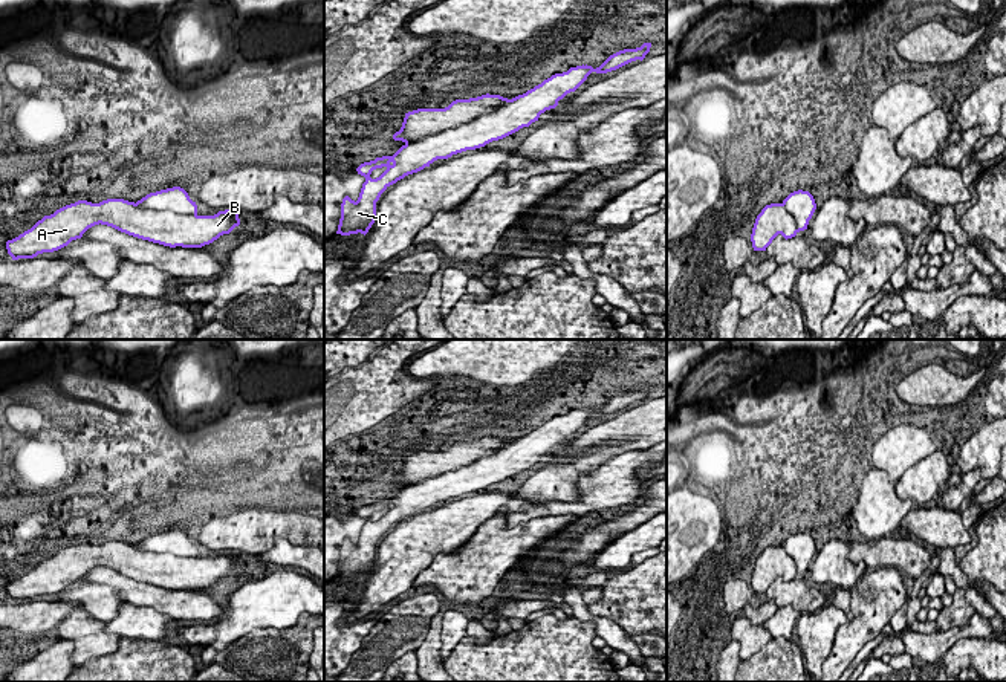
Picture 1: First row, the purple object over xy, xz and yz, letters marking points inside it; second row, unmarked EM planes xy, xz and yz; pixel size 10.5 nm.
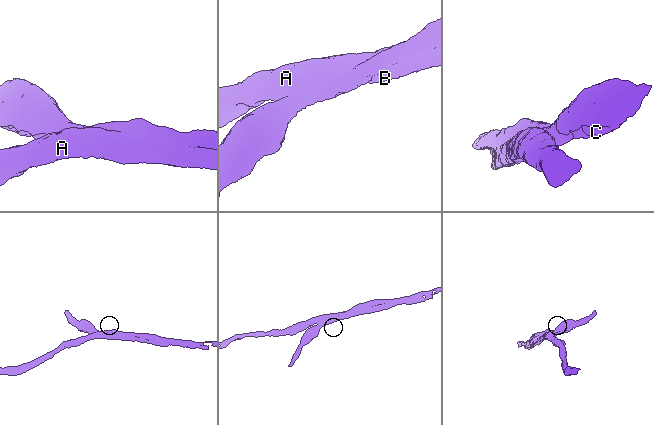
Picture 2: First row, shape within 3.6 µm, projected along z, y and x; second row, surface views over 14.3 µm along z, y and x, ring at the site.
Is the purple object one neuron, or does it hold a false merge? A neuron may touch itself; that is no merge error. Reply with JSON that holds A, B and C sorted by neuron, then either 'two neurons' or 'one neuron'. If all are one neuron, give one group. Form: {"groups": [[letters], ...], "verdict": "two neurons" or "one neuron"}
{"groups": [["A", "B"], ["C"]], "verdict": "two neurons"}

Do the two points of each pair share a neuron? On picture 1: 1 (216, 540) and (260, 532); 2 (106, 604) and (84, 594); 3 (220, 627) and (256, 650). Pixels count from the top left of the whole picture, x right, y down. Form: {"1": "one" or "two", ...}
{"1": "one", "2": "one", "3": "two"}

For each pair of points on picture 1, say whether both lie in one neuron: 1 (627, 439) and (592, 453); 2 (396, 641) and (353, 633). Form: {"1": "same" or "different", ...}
{"1": "same", "2": "different"}

